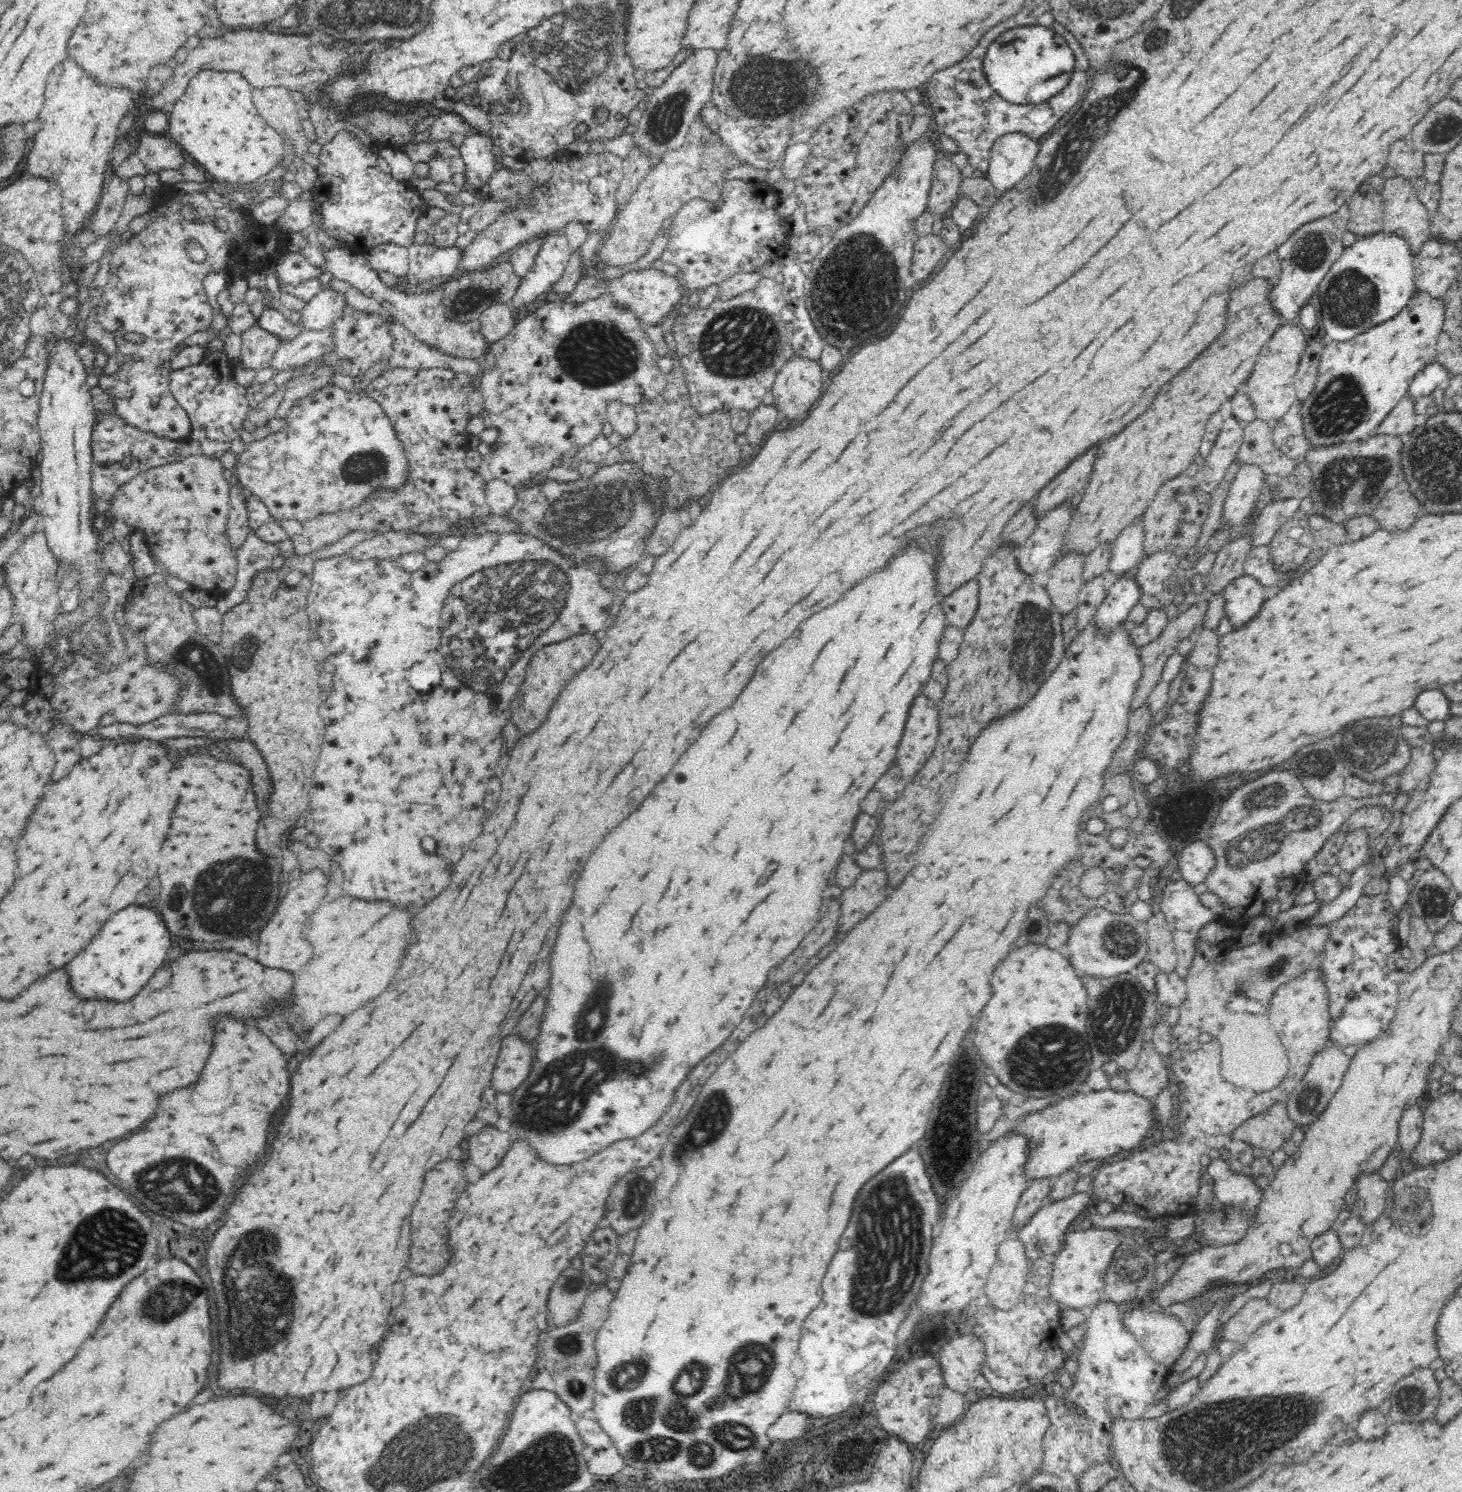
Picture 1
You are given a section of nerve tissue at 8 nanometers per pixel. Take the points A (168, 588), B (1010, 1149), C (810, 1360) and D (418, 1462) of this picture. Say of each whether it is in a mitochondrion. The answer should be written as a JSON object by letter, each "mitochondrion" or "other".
{"A":"other","B":"other","C":"other","D":"mitochondrion"}

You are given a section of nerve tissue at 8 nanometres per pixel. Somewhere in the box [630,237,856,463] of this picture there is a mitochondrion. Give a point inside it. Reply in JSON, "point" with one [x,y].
{"point":[741,341]}

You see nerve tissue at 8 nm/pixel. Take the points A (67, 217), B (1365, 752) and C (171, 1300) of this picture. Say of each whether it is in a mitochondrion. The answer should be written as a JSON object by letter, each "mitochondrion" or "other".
{"A":"other","B":"mitochondrion","C":"mitochondrion"}

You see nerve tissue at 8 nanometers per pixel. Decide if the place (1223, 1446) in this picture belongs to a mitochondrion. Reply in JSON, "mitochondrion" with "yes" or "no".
{"mitochondrion":"yes"}

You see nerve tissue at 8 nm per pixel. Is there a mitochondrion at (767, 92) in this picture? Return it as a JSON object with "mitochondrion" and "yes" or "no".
{"mitochondrion":"yes"}

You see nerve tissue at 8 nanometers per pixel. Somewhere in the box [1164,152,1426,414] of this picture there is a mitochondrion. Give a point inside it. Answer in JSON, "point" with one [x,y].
{"point":[1352,298]}

